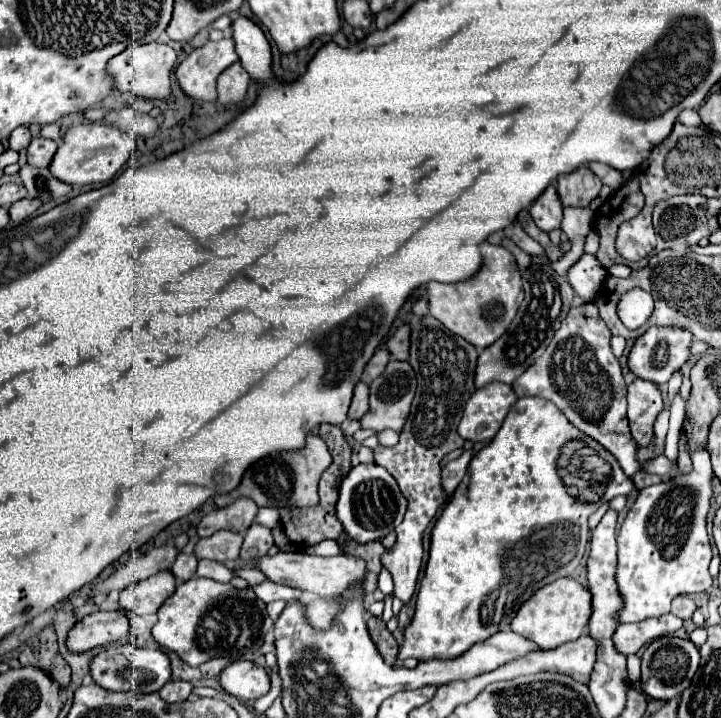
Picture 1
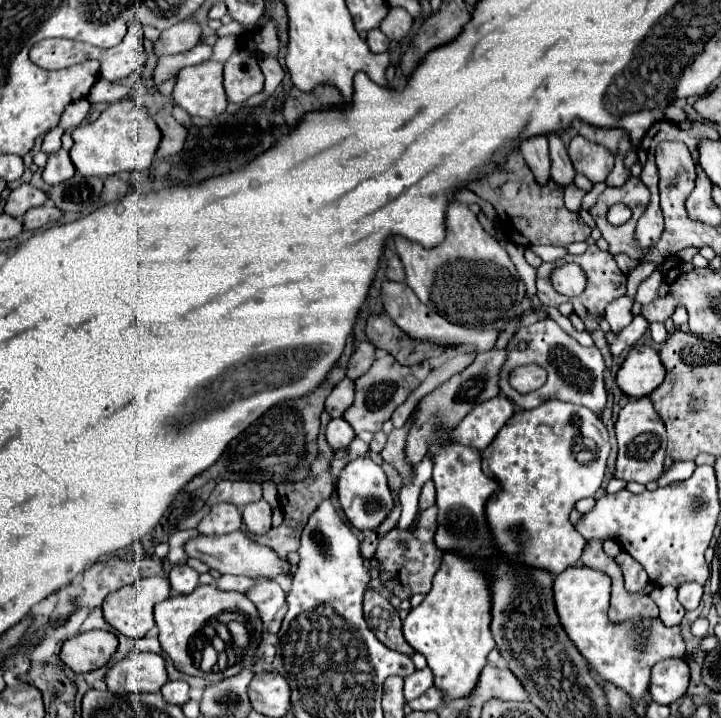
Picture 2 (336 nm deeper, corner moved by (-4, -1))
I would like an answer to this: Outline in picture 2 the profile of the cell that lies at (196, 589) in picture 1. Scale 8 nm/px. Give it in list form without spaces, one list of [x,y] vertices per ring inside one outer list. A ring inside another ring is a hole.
[[[198,585],[190,595],[170,597],[170,599],[166,599],[154,607],[154,619],[156,619],[156,625],[160,629],[162,651],[174,661],[174,667],[178,671],[182,671],[186,675],[206,677],[206,673],[200,673],[200,665],[198,665],[200,663],[200,659],[198,659],[200,651],[194,649],[192,637],[202,629],[202,625],[206,625],[206,621],[214,619],[222,611],[238,611],[242,615],[248,615],[248,621],[254,627],[254,635],[256,635],[256,631],[262,631],[260,615],[246,595],[236,593],[236,591],[222,591],[216,585]]]

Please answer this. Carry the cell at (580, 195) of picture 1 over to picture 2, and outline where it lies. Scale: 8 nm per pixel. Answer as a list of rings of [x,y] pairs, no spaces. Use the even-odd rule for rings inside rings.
[[[580,135],[570,141],[568,155],[574,169],[584,177],[588,177],[592,183],[604,183],[614,167],[614,159],[612,155],[608,155],[608,151],[604,151],[604,147],[586,141]]]

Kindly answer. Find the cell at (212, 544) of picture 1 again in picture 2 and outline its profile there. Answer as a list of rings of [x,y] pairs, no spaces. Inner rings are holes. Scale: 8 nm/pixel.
[[[216,503],[212,511],[198,523],[198,531],[202,535],[226,535],[242,529],[242,515],[230,503]]]

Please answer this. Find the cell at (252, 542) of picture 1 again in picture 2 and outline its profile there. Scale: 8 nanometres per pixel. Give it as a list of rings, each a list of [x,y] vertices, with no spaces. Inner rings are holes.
[[[260,499],[260,503],[252,503],[252,505],[244,507],[242,519],[244,519],[244,525],[246,525],[248,533],[264,535],[266,531],[270,531],[272,509],[270,509],[270,505],[264,499]]]

